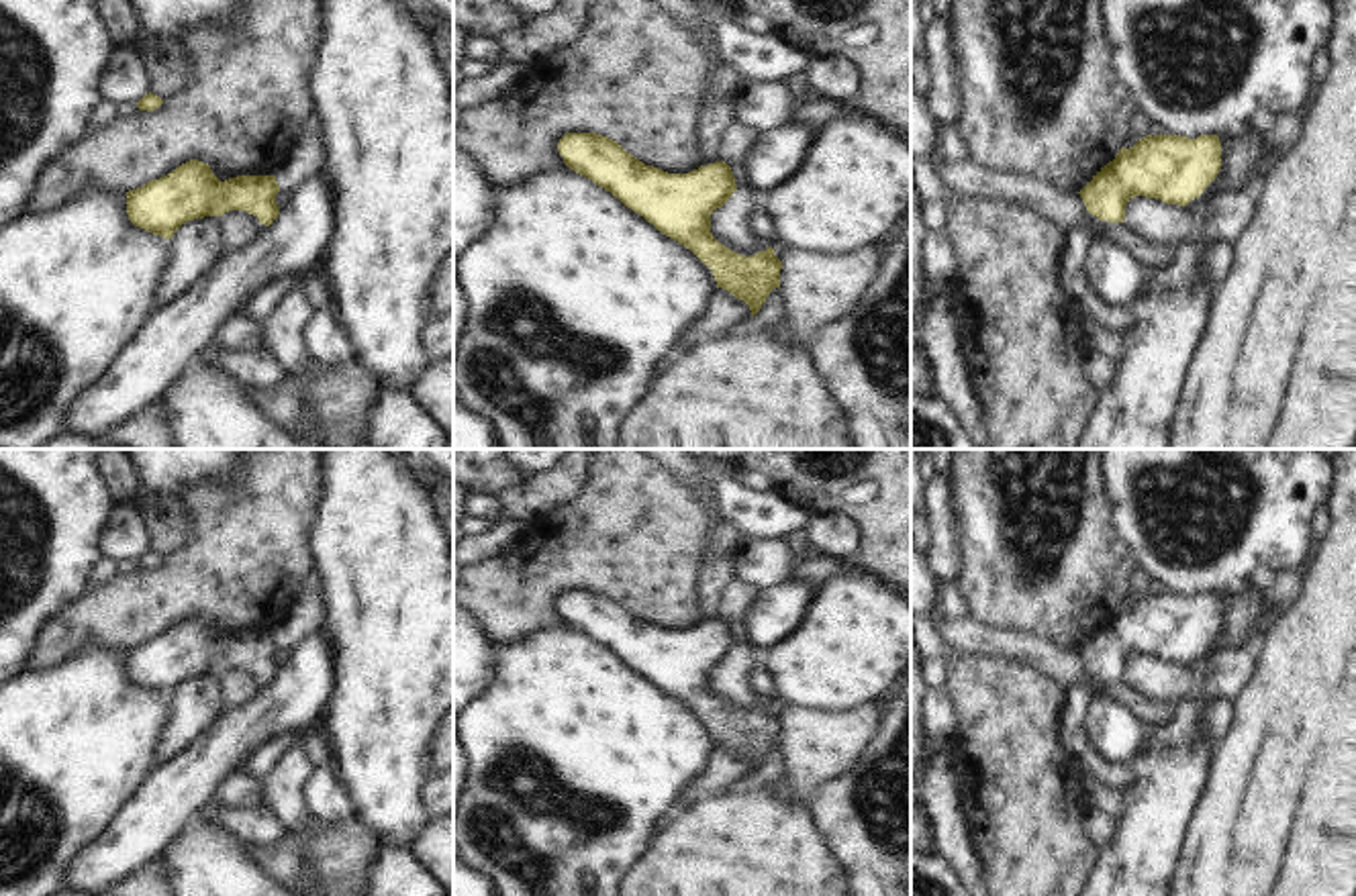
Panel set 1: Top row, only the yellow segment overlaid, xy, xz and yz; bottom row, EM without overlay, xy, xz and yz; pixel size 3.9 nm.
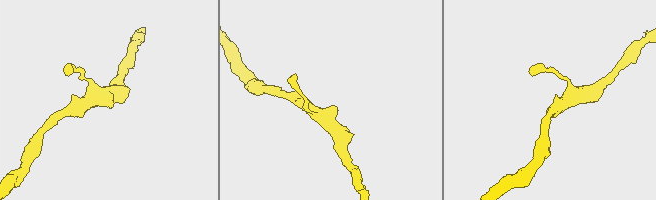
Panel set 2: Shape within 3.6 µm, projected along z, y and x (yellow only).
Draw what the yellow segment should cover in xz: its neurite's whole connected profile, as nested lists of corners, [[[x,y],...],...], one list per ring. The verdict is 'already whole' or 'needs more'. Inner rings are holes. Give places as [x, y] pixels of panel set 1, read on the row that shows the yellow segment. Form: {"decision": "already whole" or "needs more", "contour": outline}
{"decision": "already whole", "contour": [[[568,133],[560,139],[558,151],[570,169],[690,249],[713,269],[717,288],[743,300],[752,316],[760,312],[774,288],[780,290],[782,263],[772,247],[745,257],[721,245],[711,233],[711,214],[737,190],[725,161],[688,173],[668,173],[645,165],[617,141],[596,133]]]}

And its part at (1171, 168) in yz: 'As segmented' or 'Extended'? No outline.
Extended.

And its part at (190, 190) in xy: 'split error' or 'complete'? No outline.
split error

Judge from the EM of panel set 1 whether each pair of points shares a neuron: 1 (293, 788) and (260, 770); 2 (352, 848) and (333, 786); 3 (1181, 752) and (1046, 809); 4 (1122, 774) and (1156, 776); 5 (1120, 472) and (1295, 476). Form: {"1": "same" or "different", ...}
{"1": "different", "2": "different", "3": "different", "4": "different", "5": "same"}

